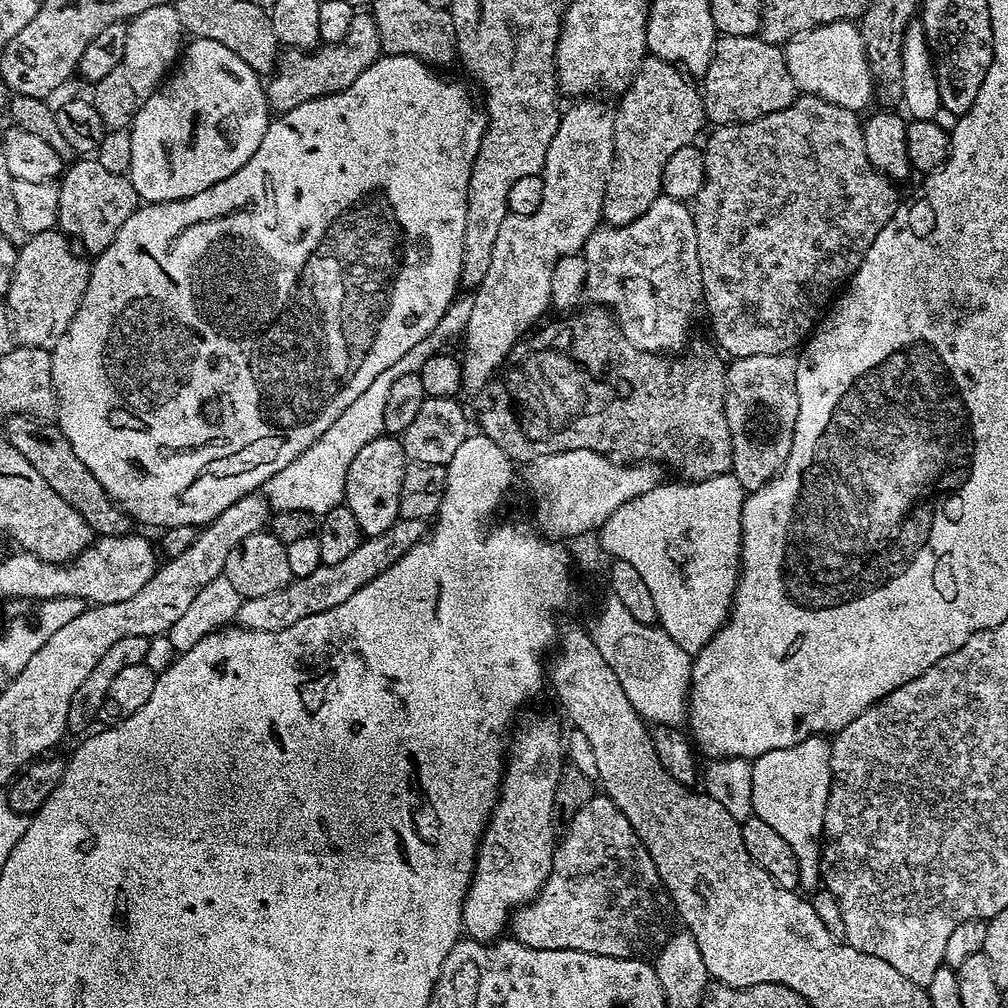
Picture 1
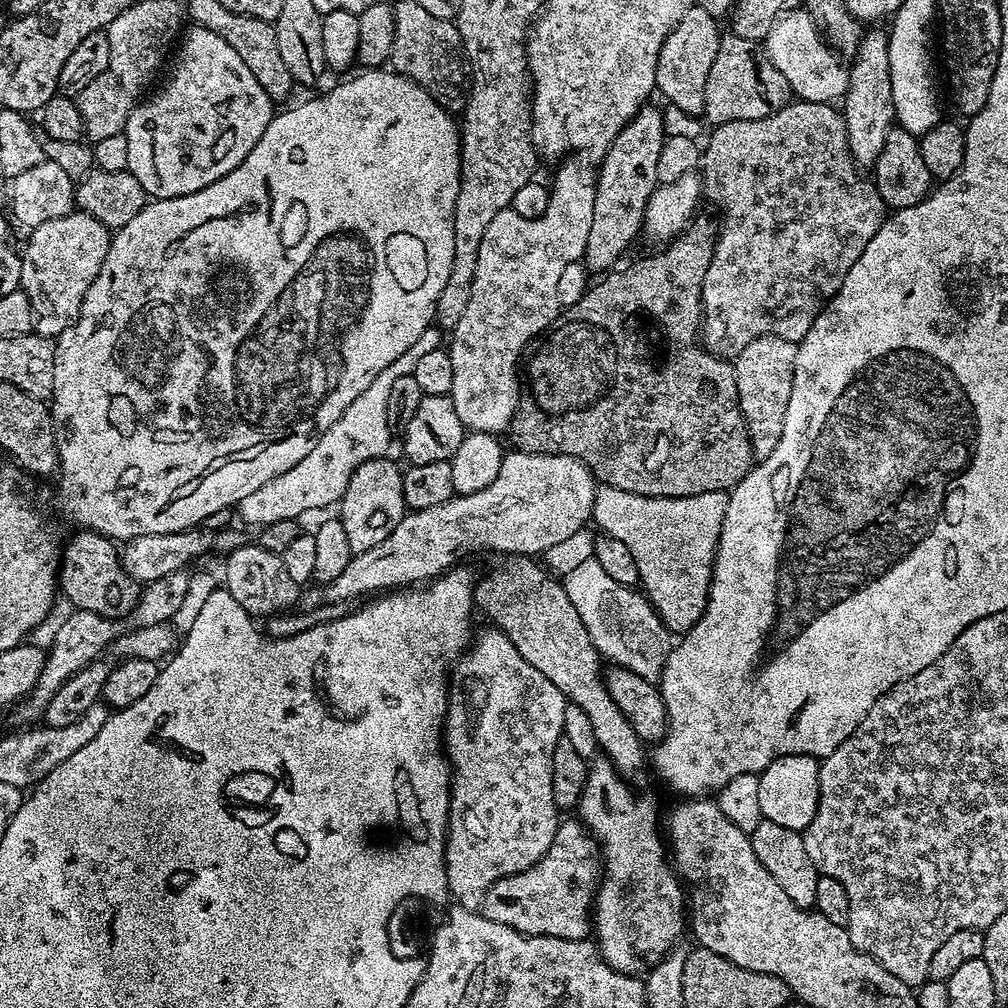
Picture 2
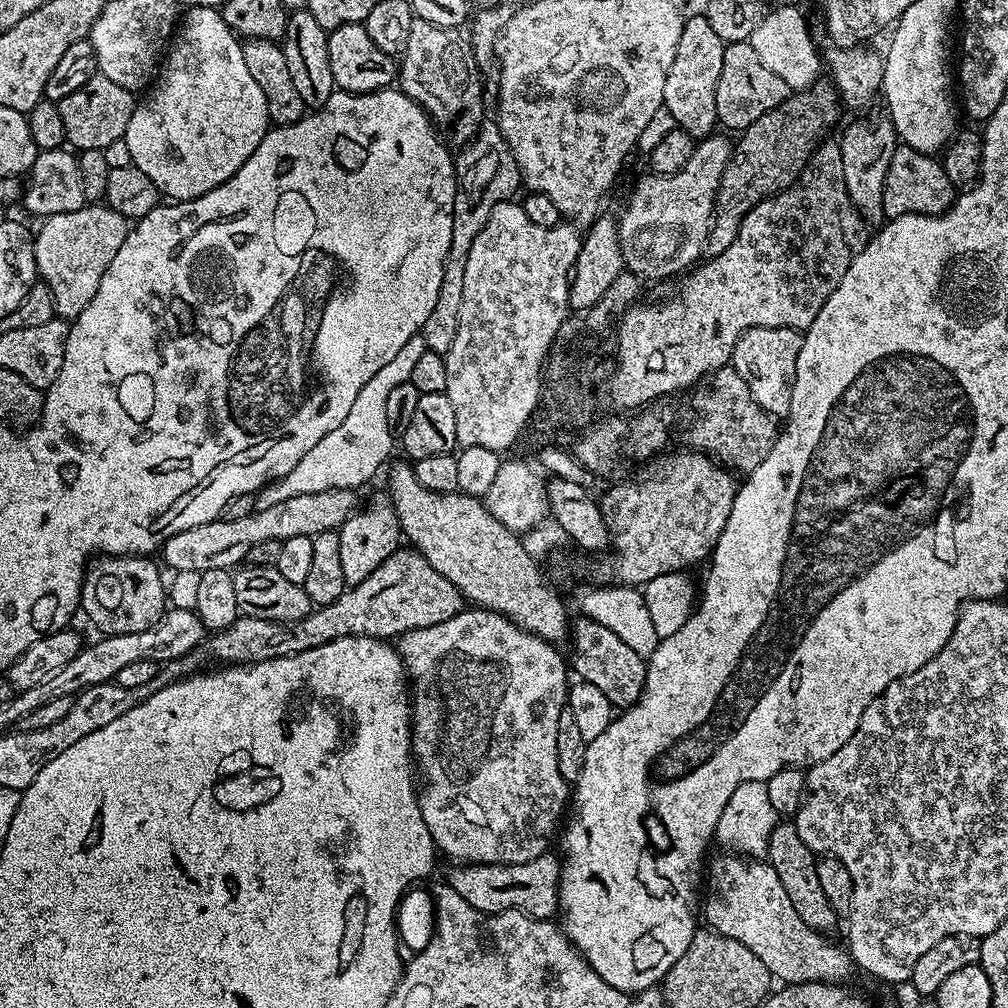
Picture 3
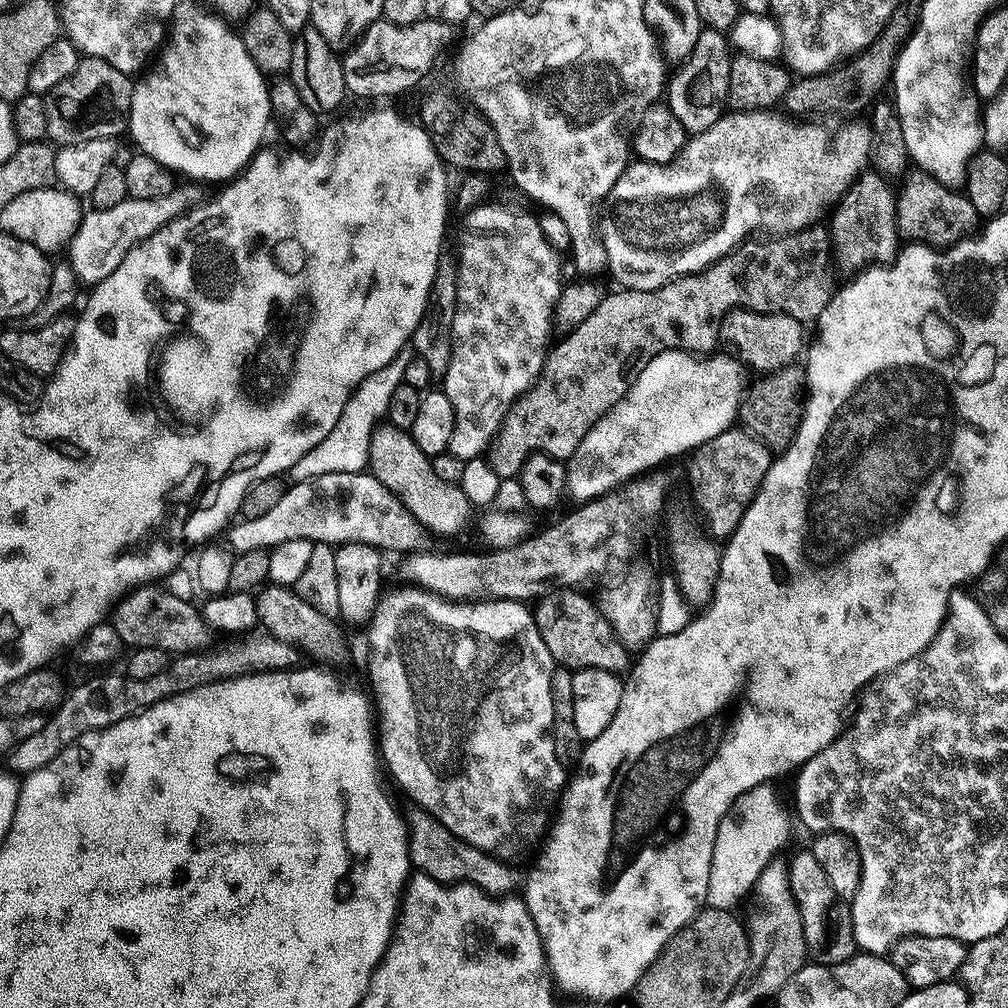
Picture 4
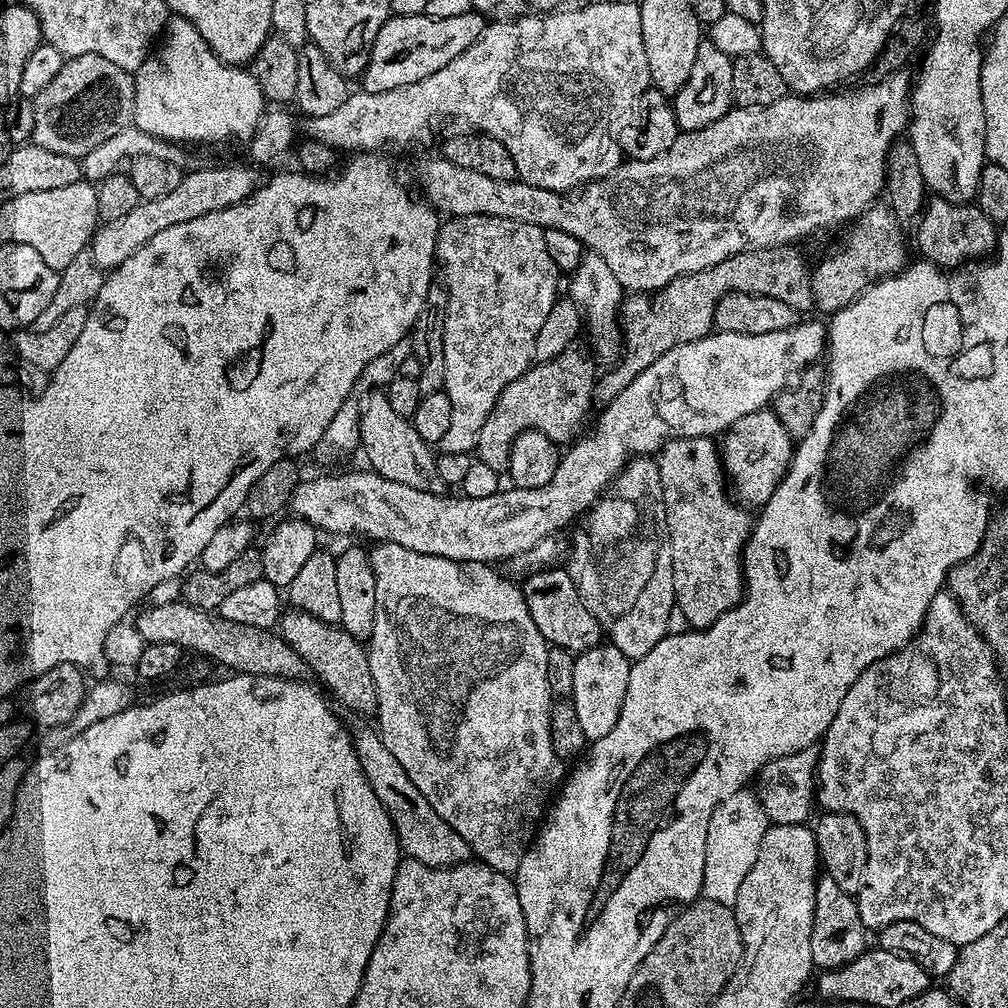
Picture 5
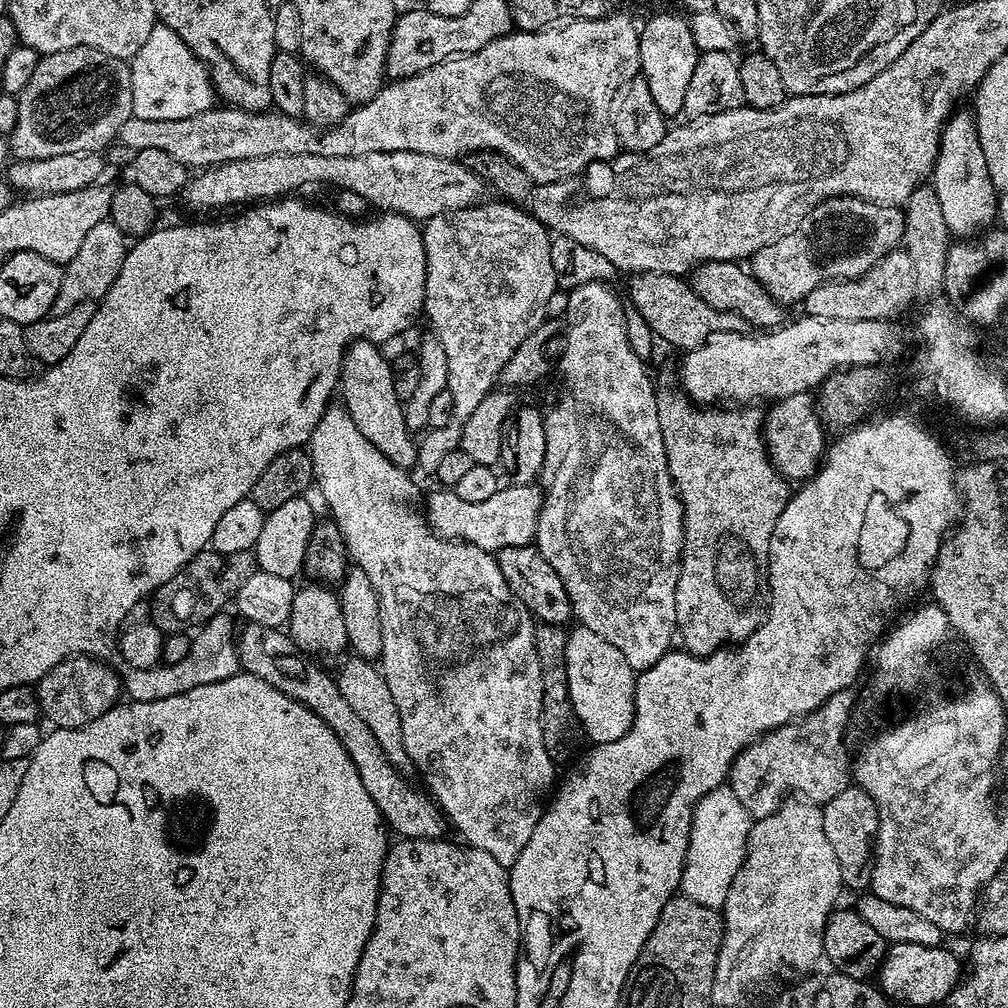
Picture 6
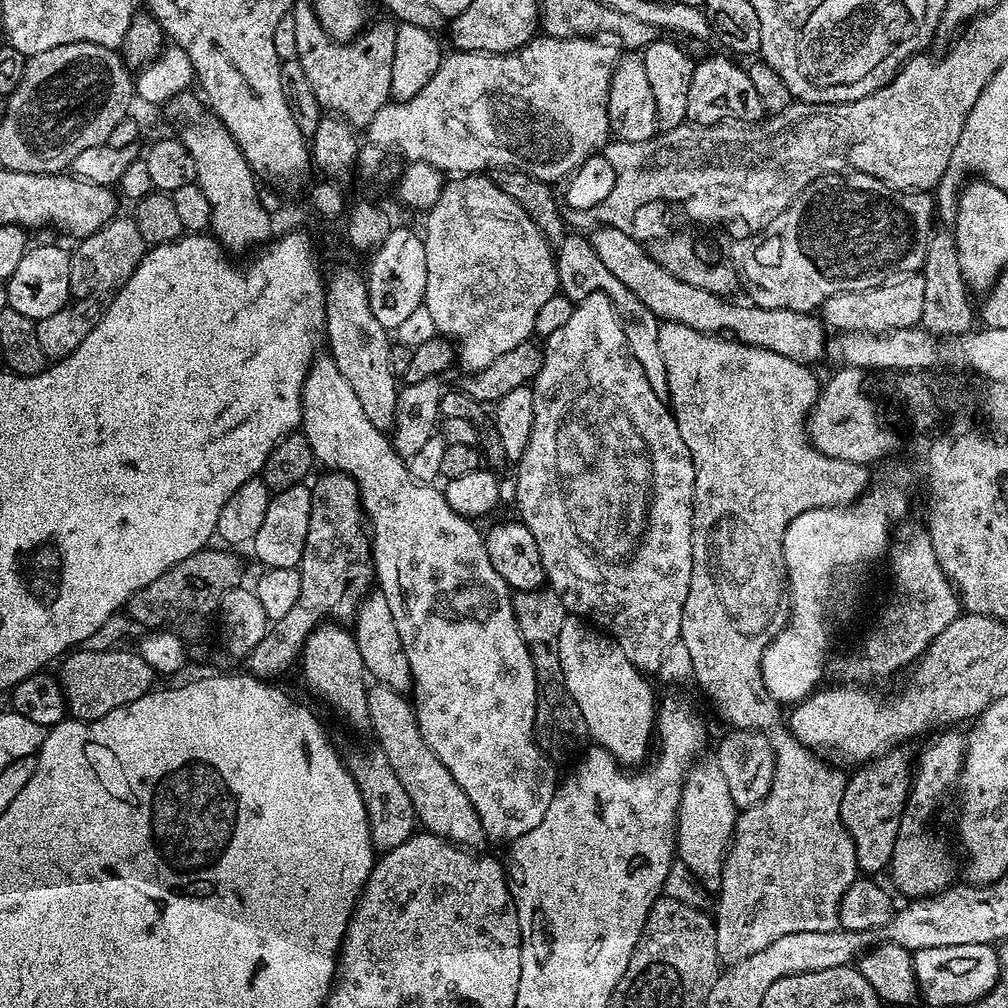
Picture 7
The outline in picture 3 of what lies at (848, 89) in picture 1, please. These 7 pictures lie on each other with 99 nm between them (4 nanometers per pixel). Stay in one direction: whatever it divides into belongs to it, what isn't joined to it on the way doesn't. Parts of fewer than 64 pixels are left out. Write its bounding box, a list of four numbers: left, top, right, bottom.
[750,4,821,90]

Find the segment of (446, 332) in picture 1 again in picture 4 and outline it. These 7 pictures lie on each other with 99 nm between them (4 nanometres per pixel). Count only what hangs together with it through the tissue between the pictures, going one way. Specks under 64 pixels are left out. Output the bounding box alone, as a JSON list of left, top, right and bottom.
[288,347,413,483]

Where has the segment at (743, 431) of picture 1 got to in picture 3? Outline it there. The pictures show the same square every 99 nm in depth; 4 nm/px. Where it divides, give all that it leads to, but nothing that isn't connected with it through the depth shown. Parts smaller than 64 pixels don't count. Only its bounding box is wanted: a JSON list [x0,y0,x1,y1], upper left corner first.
[730,326,803,418]

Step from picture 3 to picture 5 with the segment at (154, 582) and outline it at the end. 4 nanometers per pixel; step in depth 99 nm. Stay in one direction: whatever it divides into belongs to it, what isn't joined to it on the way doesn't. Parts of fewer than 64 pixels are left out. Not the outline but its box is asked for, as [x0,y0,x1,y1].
[134,602,309,680]

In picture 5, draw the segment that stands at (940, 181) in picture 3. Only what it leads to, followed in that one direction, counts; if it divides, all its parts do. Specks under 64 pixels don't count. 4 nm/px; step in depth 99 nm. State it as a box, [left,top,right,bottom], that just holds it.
[915,198,997,270]

